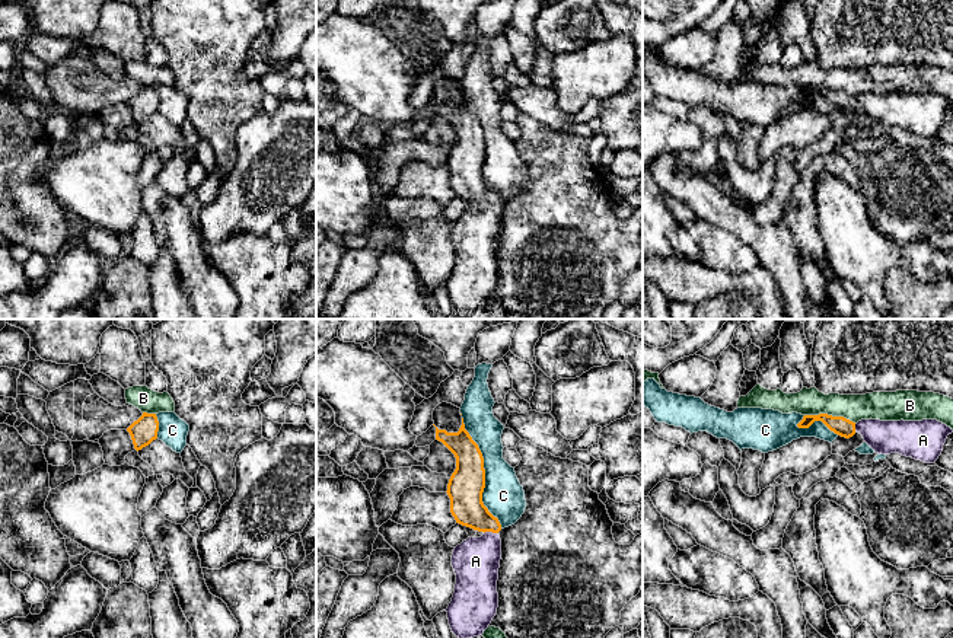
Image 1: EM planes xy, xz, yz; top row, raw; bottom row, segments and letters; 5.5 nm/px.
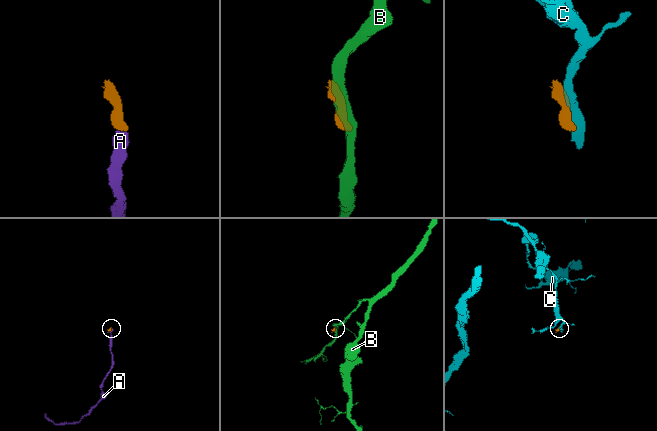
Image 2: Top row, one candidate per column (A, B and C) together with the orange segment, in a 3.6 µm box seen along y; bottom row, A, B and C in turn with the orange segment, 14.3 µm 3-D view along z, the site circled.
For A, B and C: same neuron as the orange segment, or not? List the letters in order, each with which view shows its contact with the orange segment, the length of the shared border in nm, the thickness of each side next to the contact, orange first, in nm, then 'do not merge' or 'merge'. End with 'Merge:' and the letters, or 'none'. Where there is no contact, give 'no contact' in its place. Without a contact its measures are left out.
A: meets orange in xz; contact 80 nm long; 190 nm thick on the orange side, 260 nm on the other; merge
B: meets orange in yz; contact 300 nm long; 100 nm thick on the orange side, 150 nm on the other; do not merge
C: meets orange in xz; contact 650 nm long; 200 nm thick on the orange side, 220 nm on the other; do not merge
Merge: A

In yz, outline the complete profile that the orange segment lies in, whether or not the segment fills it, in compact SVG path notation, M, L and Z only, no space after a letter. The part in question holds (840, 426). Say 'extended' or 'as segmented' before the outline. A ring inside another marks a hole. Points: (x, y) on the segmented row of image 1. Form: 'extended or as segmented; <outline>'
extended; M828 414L804 415L799 428L809 428L815 421L822 421L835 434L850 438L860 433L864 441L882 454L899 453L915 460L934 463L943 452L950 427L937 420L922 421L880 421L861 420L857 424Z

